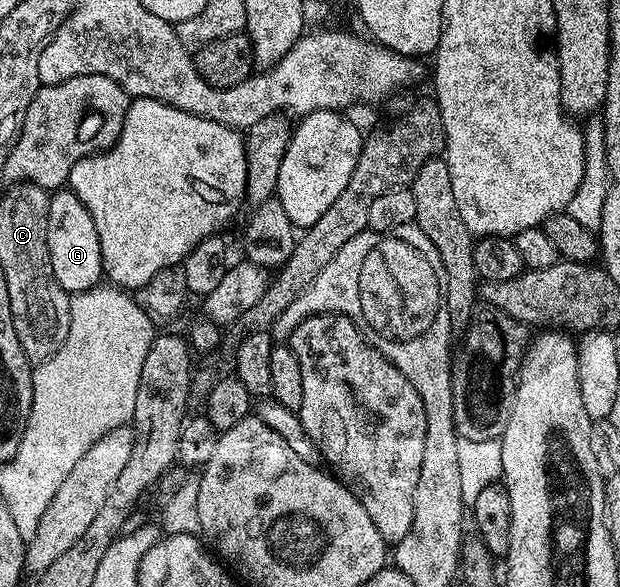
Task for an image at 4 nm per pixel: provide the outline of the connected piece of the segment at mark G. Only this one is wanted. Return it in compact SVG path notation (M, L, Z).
M58 189L50 196L48 205L48 253L52 257L52 273L56 273L56 281L68 293L87 291L103 282L102 254L100 253L100 237L96 233L96 225L92 221L92 213L69 189Z

